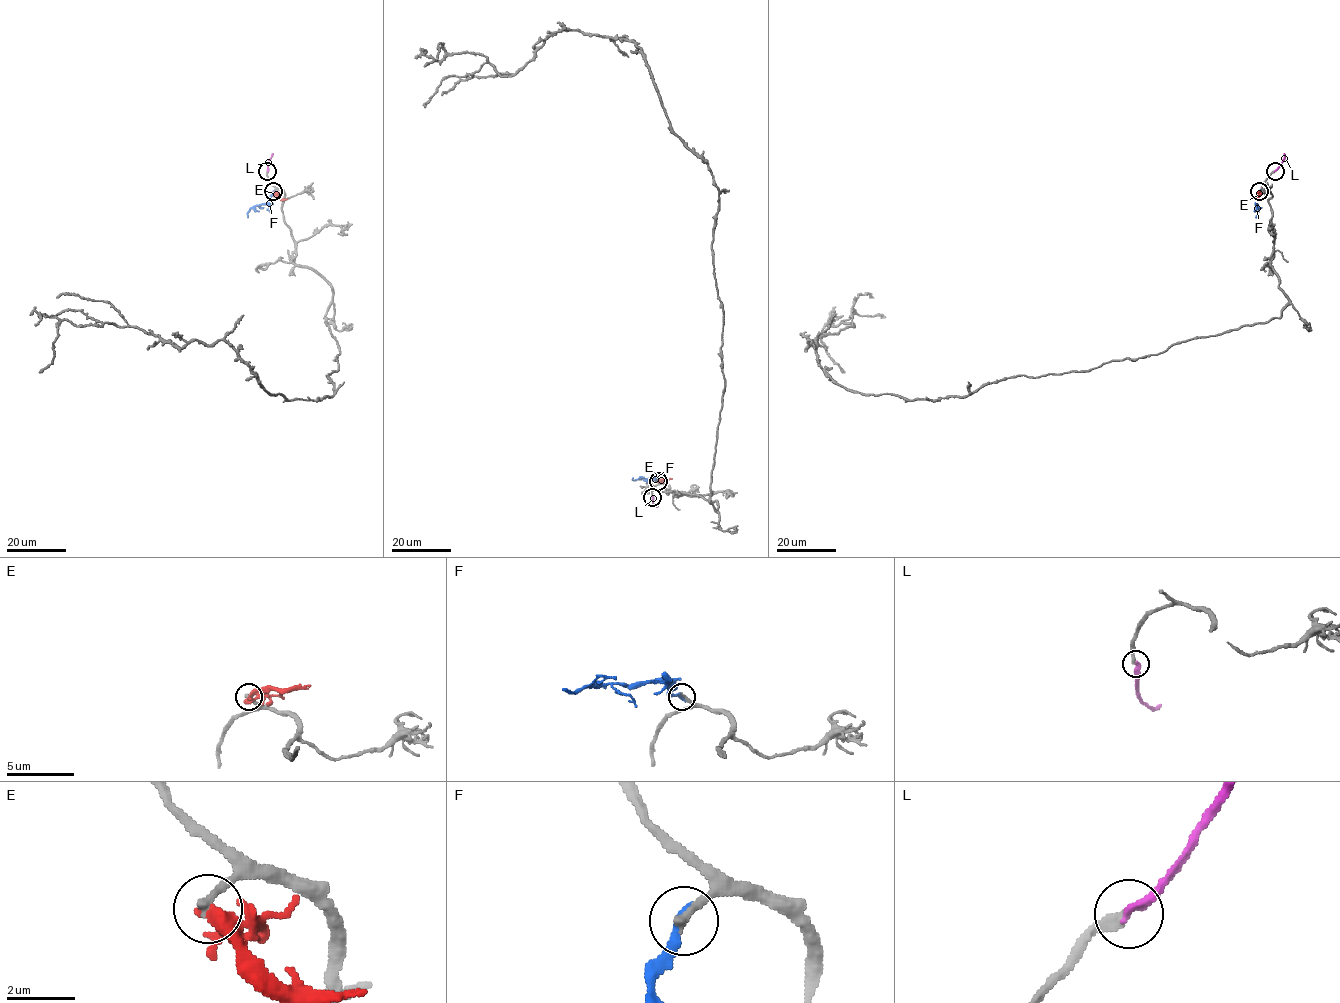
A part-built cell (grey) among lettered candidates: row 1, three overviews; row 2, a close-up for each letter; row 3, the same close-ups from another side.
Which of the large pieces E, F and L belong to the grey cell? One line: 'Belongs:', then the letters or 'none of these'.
Belongs: F

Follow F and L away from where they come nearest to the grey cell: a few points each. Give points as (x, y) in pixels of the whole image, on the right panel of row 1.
F: (1259, 191), (1256, 217)
L: (1274, 171), (1284, 158), (1283, 153)

